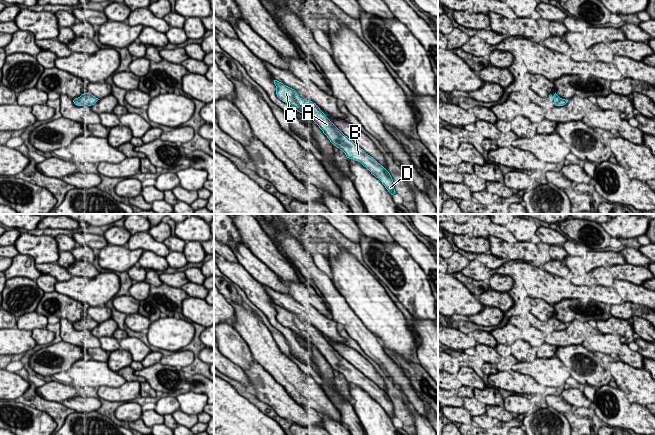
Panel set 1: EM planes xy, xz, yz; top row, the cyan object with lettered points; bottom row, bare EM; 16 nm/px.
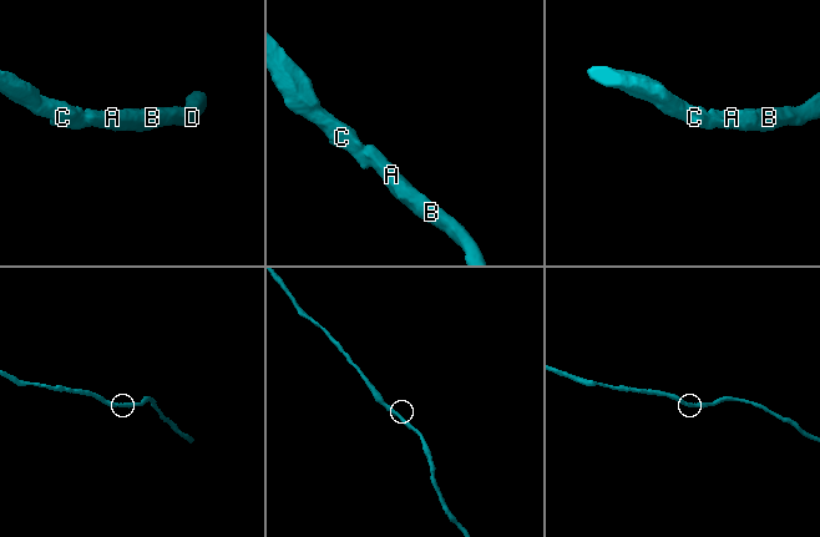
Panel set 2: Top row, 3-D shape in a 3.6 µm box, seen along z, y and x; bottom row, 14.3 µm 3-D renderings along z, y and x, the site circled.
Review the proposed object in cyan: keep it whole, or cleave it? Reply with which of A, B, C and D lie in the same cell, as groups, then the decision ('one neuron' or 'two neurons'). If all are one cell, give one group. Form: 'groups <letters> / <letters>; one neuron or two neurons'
groups A B C D; one neuron

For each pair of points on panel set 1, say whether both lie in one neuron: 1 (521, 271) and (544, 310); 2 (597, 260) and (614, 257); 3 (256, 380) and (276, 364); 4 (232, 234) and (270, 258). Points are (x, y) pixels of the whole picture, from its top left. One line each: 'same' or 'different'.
1: different
2: same
3: different
4: different

